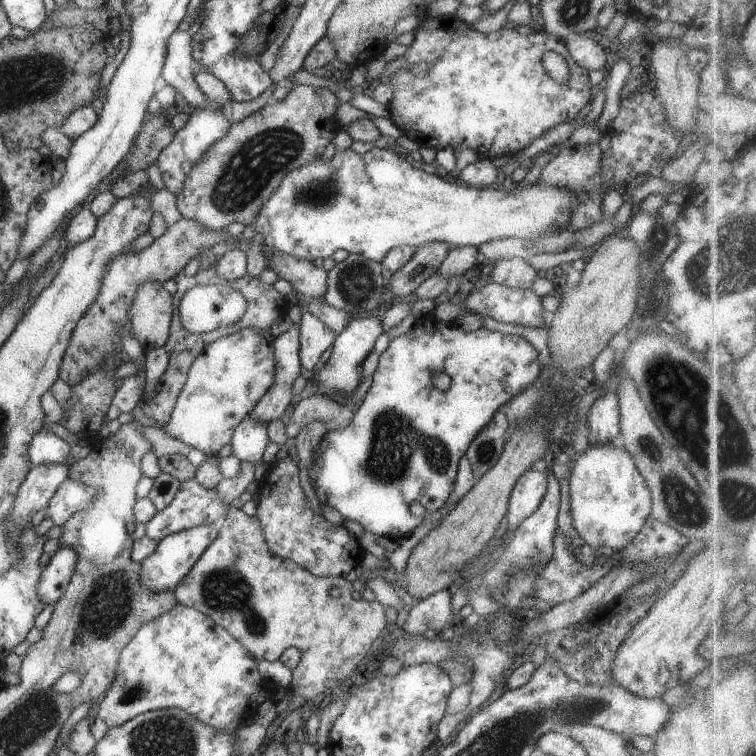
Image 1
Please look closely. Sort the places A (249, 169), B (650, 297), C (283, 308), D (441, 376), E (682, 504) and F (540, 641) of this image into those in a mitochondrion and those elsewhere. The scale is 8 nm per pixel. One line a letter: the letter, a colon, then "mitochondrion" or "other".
A: mitochondrion
B: mitochondrion
C: other
D: other
E: mitochondrion
F: other

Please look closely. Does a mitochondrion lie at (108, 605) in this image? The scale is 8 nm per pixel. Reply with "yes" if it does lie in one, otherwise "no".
yes

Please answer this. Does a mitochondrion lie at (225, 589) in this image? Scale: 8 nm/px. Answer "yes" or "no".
yes

